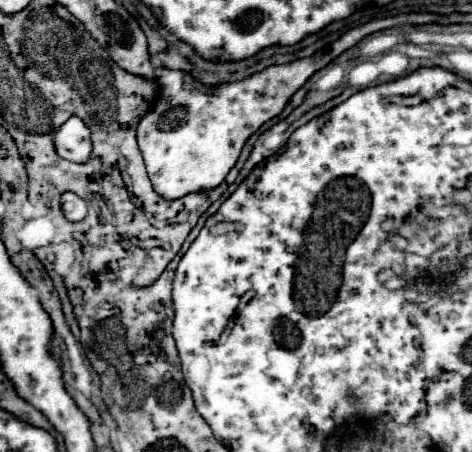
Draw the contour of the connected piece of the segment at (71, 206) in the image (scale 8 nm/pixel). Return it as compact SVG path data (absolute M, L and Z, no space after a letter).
M64 193L62 195L62 211L64 211L64 215L66 215L68 221L80 221L80 219L86 217L88 207L86 207L86 201L80 199L78 195Z

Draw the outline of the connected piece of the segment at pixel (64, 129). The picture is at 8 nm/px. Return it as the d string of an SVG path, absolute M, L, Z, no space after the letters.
M70 117L56 133L54 145L58 155L74 163L86 163L92 155L90 129L80 117Z

